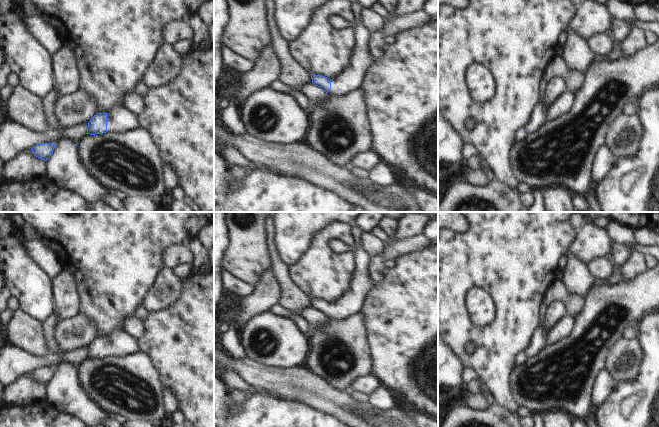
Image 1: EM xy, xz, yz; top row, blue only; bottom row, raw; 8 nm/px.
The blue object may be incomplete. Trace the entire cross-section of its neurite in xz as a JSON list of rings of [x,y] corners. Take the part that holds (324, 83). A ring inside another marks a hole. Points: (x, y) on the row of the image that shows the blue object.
[[[358,24],[355,28],[355,49],[348,66],[332,79],[311,74],[312,83],[332,97],[343,97],[359,89],[367,69],[374,62],[369,51],[370,34],[362,25]]]

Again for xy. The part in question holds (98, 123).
[[[124,106],[114,108],[108,114],[107,113],[97,113],[88,122],[87,133],[90,135],[103,134],[107,131],[111,133],[124,133],[133,130],[139,126],[137,115]]]

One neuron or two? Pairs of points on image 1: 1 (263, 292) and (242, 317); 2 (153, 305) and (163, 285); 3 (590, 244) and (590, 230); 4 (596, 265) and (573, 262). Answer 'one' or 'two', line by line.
1: one
2: one
3: one
4: two

